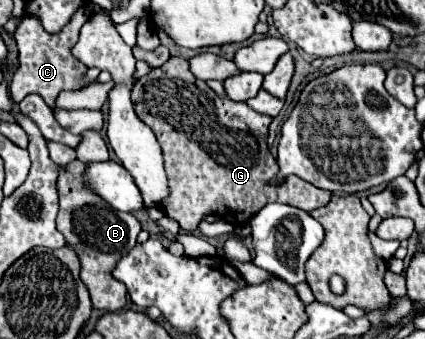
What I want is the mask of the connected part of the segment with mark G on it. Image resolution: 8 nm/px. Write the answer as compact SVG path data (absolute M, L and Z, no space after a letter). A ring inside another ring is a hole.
M169 58L163 66L139 78L131 98L135 112L155 132L163 148L169 196L161 200L161 210L177 220L183 230L195 230L205 214L215 214L233 226L245 226L269 202L285 202L307 212L329 202L329 190L321 190L297 176L287 176L283 190L271 186L269 182L279 172L277 160L267 148L271 118L257 114L245 102L217 96L191 74L185 58Z

